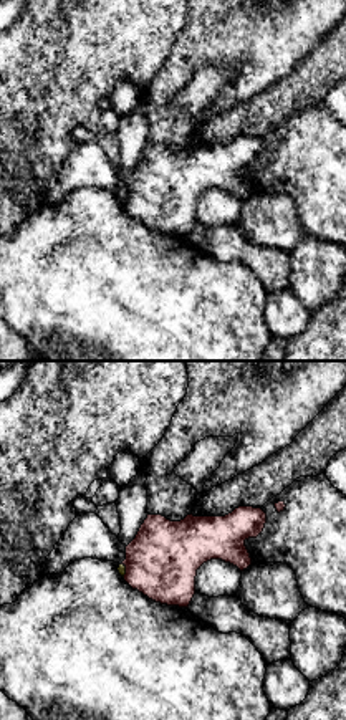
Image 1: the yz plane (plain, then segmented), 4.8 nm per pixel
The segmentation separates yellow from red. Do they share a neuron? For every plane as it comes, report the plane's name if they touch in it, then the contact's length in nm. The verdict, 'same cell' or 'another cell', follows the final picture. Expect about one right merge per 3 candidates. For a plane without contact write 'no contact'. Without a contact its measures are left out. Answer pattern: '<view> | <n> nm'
yz | 70 nm

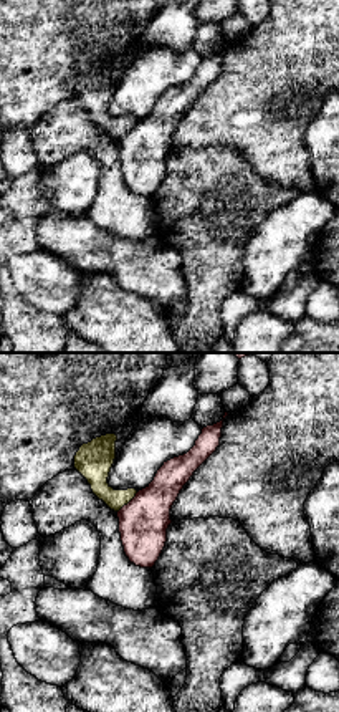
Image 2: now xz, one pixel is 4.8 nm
xz | 140 nm

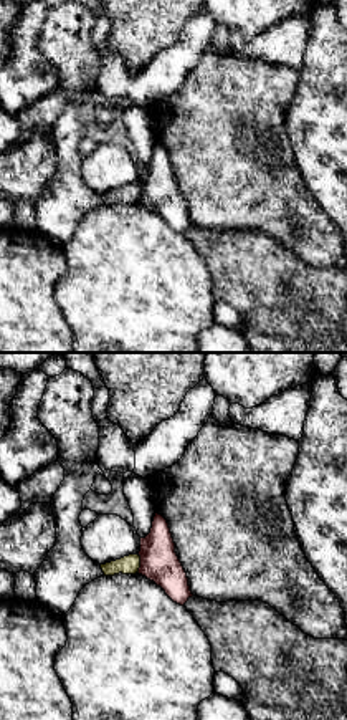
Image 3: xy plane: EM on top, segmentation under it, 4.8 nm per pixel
xy | 90 nm

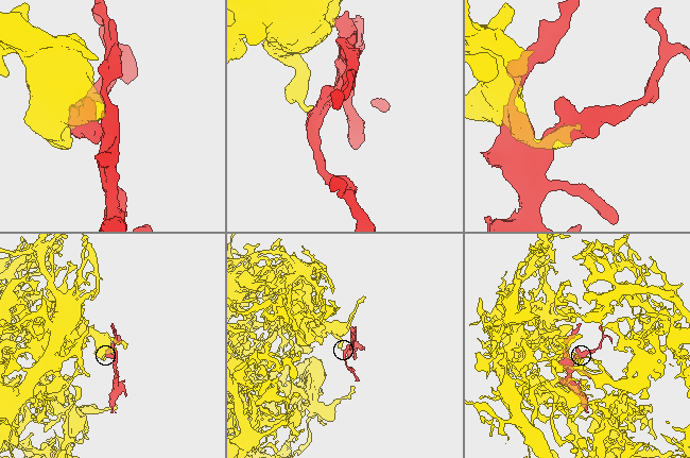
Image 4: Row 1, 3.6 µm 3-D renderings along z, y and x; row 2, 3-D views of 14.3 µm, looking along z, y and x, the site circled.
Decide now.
another cell

